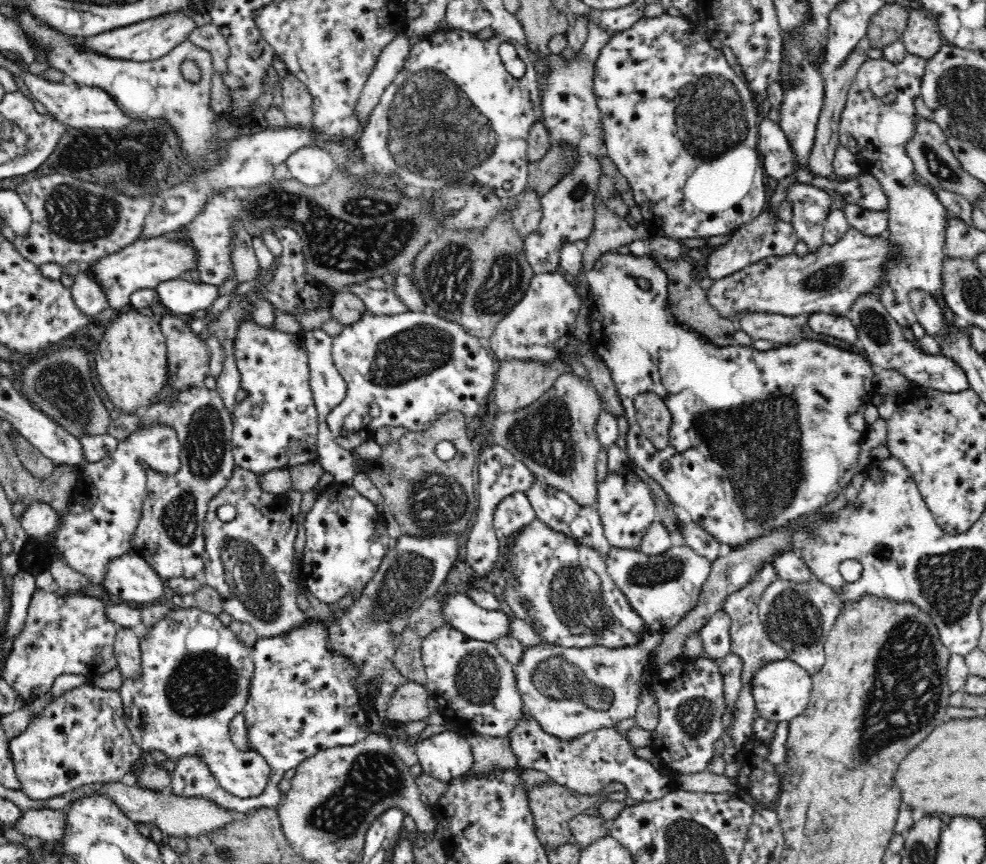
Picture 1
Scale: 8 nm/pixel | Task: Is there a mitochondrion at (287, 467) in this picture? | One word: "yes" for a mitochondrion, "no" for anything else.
no

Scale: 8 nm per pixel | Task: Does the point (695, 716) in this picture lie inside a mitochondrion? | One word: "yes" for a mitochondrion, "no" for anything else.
yes

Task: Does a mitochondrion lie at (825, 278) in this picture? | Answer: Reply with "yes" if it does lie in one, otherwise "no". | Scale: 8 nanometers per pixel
yes

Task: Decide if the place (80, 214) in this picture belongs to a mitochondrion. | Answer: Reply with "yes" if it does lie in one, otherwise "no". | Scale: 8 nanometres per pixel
yes

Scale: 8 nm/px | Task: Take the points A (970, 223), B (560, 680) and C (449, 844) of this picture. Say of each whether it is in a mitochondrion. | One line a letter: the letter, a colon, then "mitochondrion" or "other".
A: other
B: mitochondrion
C: other

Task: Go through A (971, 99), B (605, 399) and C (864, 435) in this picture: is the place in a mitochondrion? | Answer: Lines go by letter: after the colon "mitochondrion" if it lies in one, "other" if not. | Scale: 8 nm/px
A: mitochondrion
B: other
C: other

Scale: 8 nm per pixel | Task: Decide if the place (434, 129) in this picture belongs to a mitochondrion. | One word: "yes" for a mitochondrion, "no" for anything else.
yes

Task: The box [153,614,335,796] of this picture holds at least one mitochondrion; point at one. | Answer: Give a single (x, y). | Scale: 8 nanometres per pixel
(203, 682)

